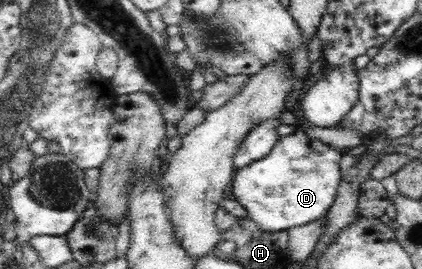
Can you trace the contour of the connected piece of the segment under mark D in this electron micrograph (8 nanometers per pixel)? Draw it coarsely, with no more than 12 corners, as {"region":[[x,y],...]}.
{"region":[[303,130],[228,189],[267,232],[326,216],[342,154]]}

